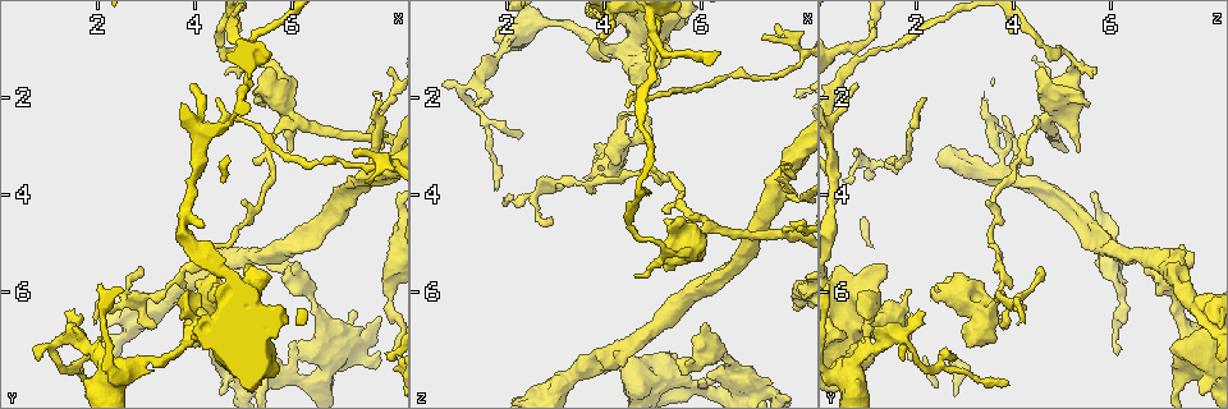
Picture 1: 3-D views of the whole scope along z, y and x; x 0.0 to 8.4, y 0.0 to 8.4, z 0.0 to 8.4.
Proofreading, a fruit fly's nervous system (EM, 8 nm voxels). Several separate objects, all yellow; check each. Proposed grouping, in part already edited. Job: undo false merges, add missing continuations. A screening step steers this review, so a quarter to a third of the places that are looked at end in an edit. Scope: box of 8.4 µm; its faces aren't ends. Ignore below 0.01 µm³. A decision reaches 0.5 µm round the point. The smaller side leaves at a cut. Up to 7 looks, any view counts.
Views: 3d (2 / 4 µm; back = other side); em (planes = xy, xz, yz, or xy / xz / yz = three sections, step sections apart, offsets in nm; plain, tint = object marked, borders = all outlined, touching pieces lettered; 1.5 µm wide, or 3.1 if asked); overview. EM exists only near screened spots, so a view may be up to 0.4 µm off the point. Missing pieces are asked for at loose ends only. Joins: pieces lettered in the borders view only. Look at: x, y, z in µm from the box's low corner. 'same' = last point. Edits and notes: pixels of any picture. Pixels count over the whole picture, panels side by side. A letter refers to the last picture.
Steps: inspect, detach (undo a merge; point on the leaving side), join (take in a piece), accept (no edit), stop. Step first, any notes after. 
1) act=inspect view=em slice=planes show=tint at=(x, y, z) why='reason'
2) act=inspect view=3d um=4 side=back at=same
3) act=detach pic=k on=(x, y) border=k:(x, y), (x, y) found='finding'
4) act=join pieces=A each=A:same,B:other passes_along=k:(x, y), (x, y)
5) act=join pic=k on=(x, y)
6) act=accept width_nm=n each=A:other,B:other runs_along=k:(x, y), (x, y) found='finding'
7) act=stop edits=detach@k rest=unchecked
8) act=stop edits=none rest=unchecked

act=inspect view=em slice=planes show=tint at=(4.50, 0.95, 4.70) why='abrupt turn'

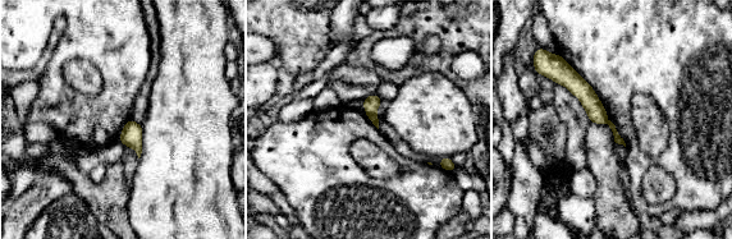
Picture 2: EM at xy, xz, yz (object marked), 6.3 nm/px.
act=inspect view=em slice=planes show=borders at=same

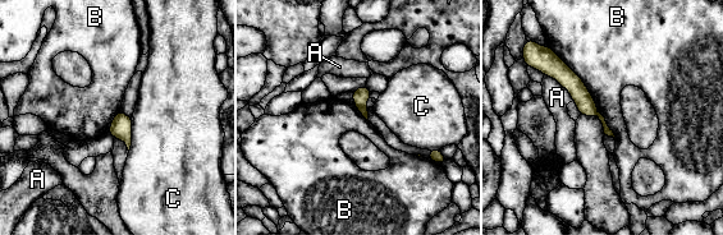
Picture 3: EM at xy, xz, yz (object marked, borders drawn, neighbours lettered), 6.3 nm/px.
act=detach pic=3 on=(362, 110) each=A:other,B:other,C:other found='a second cell is stuck on'

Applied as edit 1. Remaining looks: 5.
act=inspect view=overview

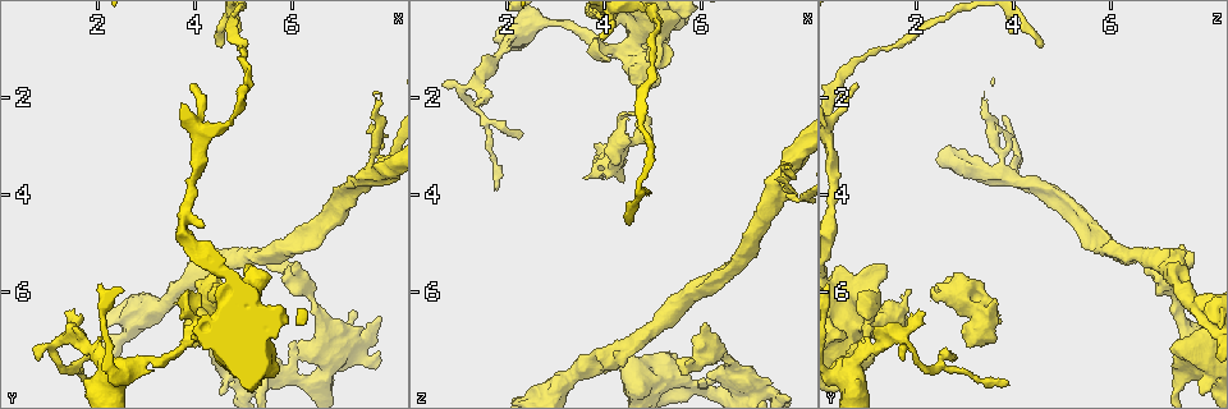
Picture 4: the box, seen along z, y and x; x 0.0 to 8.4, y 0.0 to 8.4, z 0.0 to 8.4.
act=inspect view=em slice=planes show=tint at=(7.75, 2.05, 3.45) why='free end'

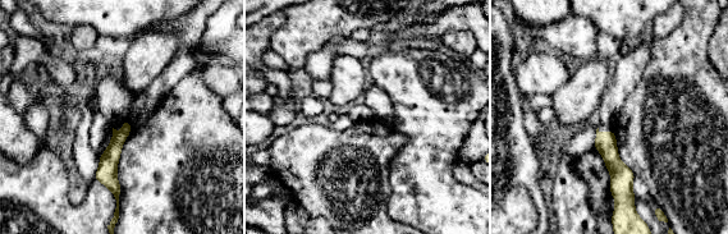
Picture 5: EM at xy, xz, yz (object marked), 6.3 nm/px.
act=inspect view=em slice=planes show=borders at=same why='see the neighbours'

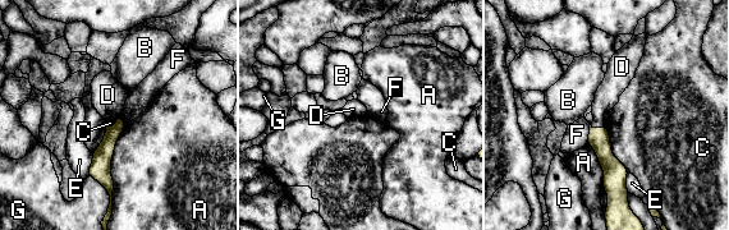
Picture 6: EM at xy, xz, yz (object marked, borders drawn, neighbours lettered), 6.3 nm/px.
act=accept each=A:other,B:other,C:other,D:other,E:other,F:other,G:other runs_along=6:(120, 123), (104, 152), (110, 188) found='none of them fits'

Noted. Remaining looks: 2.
act=inspect view=em slice=planes show=plain at=(1.85, 7.90, 3.85) why='thin end'

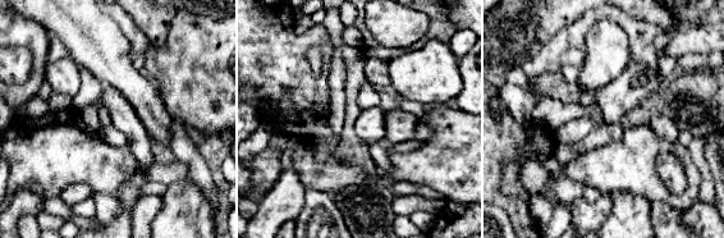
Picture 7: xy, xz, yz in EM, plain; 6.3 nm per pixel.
act=inspect view=em slice=planes show=borders at=same

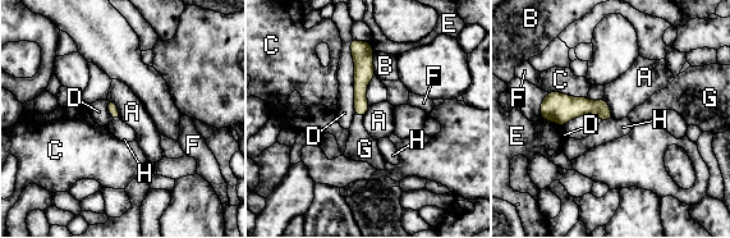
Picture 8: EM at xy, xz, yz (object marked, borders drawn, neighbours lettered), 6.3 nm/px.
act=join pieces=G width_nm=70 each=A:other,B:other,C:other,D:other,E:other,F:other,G:same,H:other passes_along=8:(363, 76), (359, 115), (361, 146) found='it goes on there'

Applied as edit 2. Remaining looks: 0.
act=stop edits=detach@3,join@8 rest=unchecked

